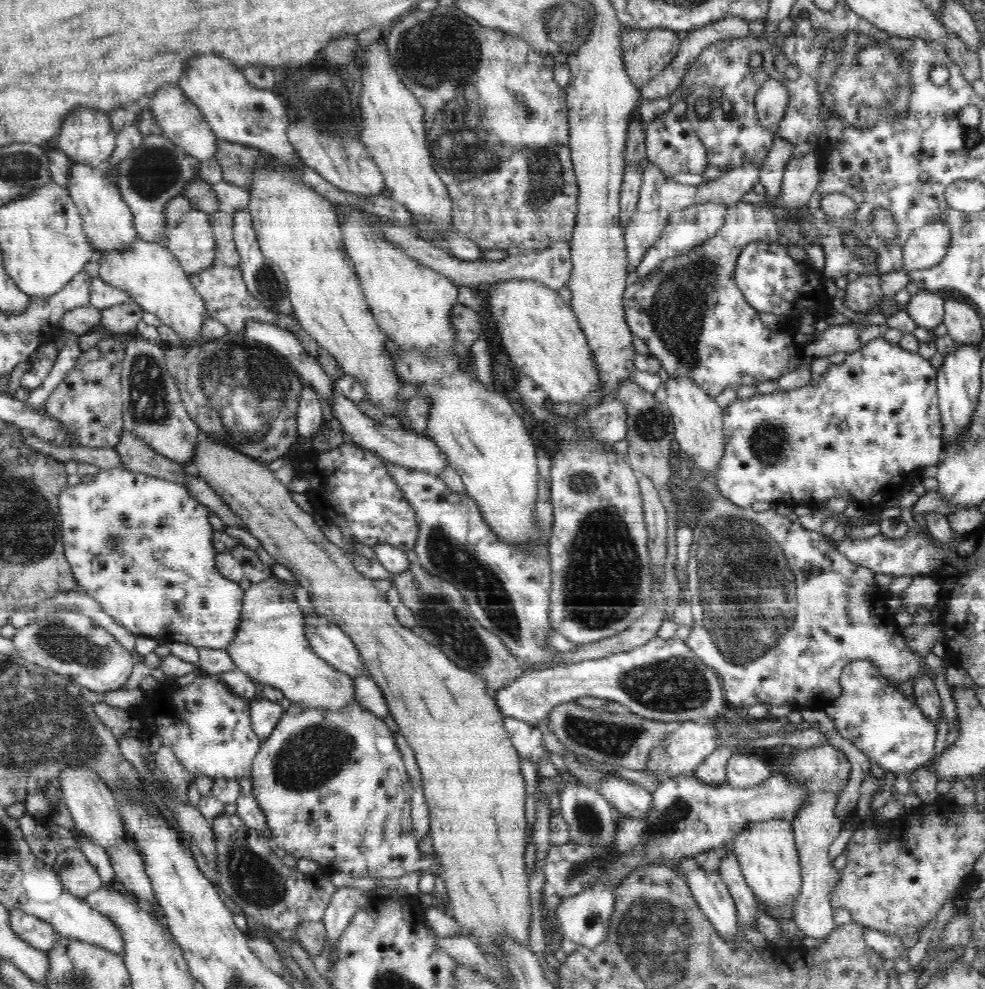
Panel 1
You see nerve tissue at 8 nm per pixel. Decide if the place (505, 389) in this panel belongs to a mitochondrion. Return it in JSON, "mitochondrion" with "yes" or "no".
{"mitochondrion":"no"}

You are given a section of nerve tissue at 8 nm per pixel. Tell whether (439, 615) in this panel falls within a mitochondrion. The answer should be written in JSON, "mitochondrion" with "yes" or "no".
{"mitochondrion":"yes"}

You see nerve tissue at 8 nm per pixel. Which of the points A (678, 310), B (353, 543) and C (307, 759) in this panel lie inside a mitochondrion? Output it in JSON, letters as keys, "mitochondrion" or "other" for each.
{"A":"mitochondrion","B":"other","C":"mitochondrion"}

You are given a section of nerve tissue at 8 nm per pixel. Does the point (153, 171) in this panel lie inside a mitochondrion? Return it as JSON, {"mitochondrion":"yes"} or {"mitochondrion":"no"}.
{"mitochondrion":"yes"}

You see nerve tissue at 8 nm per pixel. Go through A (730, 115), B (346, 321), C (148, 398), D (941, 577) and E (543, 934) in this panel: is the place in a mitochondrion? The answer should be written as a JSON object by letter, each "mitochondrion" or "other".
{"A":"other","B":"other","C":"mitochondrion","D":"other","E":"other"}

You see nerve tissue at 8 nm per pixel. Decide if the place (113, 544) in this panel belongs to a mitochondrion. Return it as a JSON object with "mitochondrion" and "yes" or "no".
{"mitochondrion":"yes"}

